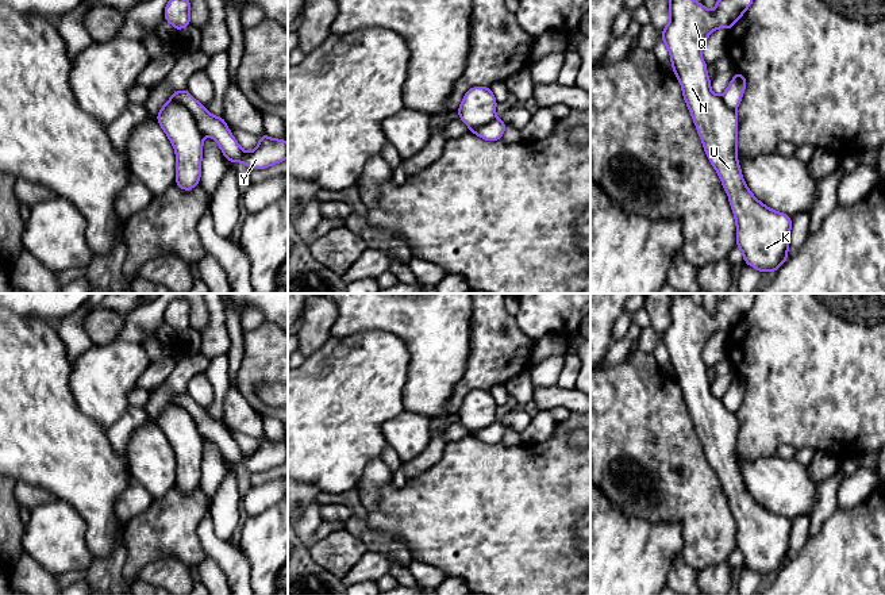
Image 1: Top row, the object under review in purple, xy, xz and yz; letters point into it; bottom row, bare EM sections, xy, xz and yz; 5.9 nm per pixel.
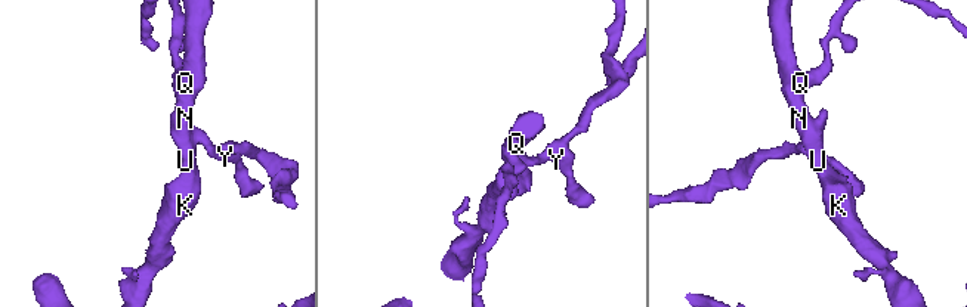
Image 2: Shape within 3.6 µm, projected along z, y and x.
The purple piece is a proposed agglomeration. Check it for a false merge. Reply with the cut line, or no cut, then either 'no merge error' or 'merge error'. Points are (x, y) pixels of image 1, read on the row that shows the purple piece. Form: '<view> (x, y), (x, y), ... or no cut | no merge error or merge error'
xy (170, 98), (180, 102), (192, 114), (203, 135) | merge error

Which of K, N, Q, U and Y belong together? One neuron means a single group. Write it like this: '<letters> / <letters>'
K N Q U / Y

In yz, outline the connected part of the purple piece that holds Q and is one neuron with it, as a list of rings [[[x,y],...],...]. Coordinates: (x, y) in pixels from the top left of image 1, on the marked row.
[[[669,0],[670,20],[662,30],[684,100],[705,154],[728,195],[736,223],[736,246],[747,265],[777,272],[788,260],[792,218],[761,203],[743,180],[738,162],[738,115],[711,91],[701,50],[716,28],[730,30],[754,0],[716,0],[709,11],[696,0]]]

